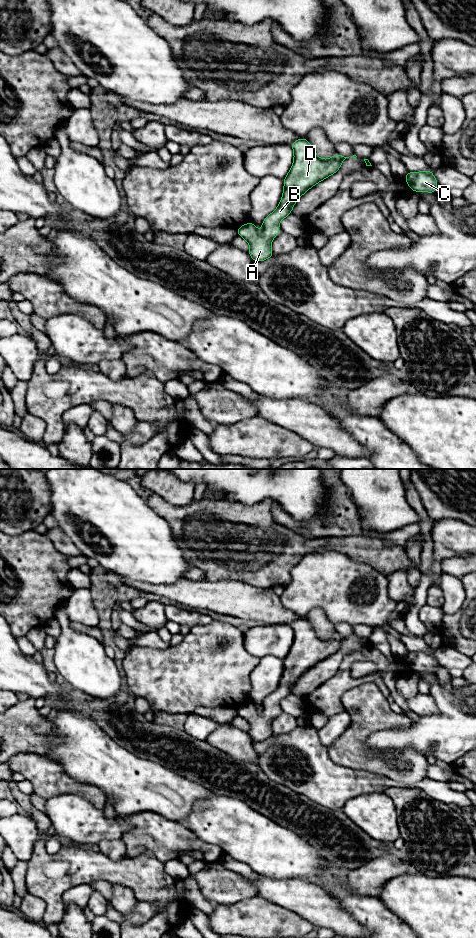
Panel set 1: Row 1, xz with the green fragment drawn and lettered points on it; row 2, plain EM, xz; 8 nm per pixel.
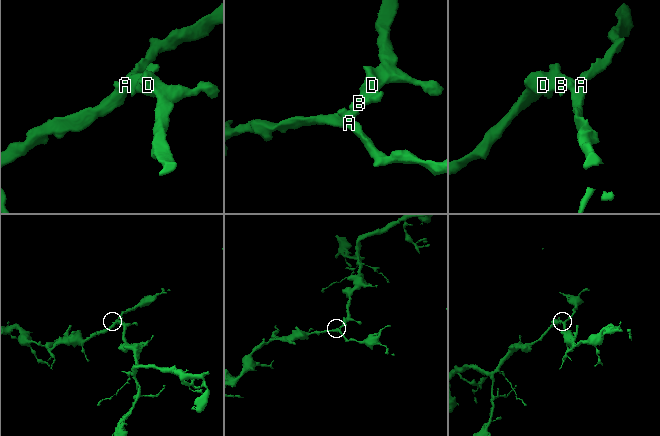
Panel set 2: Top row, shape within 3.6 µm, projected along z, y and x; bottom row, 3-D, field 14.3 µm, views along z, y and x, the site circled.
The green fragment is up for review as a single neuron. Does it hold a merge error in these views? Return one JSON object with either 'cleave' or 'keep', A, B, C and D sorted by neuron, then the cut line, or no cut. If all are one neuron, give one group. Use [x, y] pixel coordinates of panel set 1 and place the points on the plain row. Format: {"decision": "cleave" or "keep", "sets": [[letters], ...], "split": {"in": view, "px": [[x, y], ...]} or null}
{"decision": "keep", "sets": [["A", "B", "C", "D"]], "split": null}

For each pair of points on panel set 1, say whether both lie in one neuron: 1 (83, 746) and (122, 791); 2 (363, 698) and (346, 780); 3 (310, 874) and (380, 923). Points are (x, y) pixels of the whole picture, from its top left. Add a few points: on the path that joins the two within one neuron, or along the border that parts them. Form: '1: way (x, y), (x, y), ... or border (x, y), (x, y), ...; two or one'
1: way (94, 757), (117, 780); one
2: border (328, 755), (334, 762), (340, 765), (371, 772); two
3: border (327, 861), (322, 867), (315, 883); two

